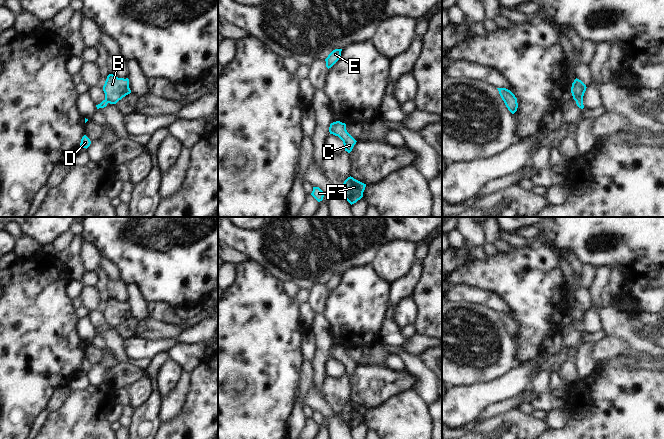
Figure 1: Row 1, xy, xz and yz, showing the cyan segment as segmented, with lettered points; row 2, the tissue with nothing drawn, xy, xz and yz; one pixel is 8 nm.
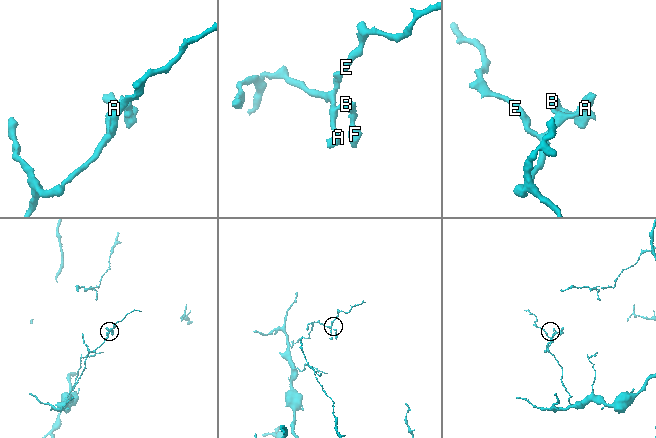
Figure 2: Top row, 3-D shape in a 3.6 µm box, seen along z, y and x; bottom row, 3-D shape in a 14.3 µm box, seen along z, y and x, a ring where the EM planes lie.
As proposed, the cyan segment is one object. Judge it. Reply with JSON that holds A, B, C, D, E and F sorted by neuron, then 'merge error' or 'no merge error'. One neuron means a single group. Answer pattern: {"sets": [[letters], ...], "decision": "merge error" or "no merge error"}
{"sets": [["A", "D", "E"], ["B", "C", "F"]], "decision": "merge error"}

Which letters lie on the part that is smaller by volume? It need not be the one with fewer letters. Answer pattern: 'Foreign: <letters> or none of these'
Foreign: B, C, F.

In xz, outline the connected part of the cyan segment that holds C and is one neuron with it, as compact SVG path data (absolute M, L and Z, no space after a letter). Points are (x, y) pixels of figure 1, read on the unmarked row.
M336 345L330 348L329 353L330 358L338 360L343 365L345 375L350 377L357 365L347 356L346 348Z

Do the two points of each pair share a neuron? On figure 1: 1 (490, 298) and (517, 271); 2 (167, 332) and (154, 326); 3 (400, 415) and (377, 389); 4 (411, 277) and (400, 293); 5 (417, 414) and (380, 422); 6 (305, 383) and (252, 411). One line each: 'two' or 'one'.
1: two
2: one
3: two
4: one
5: one
6: two

